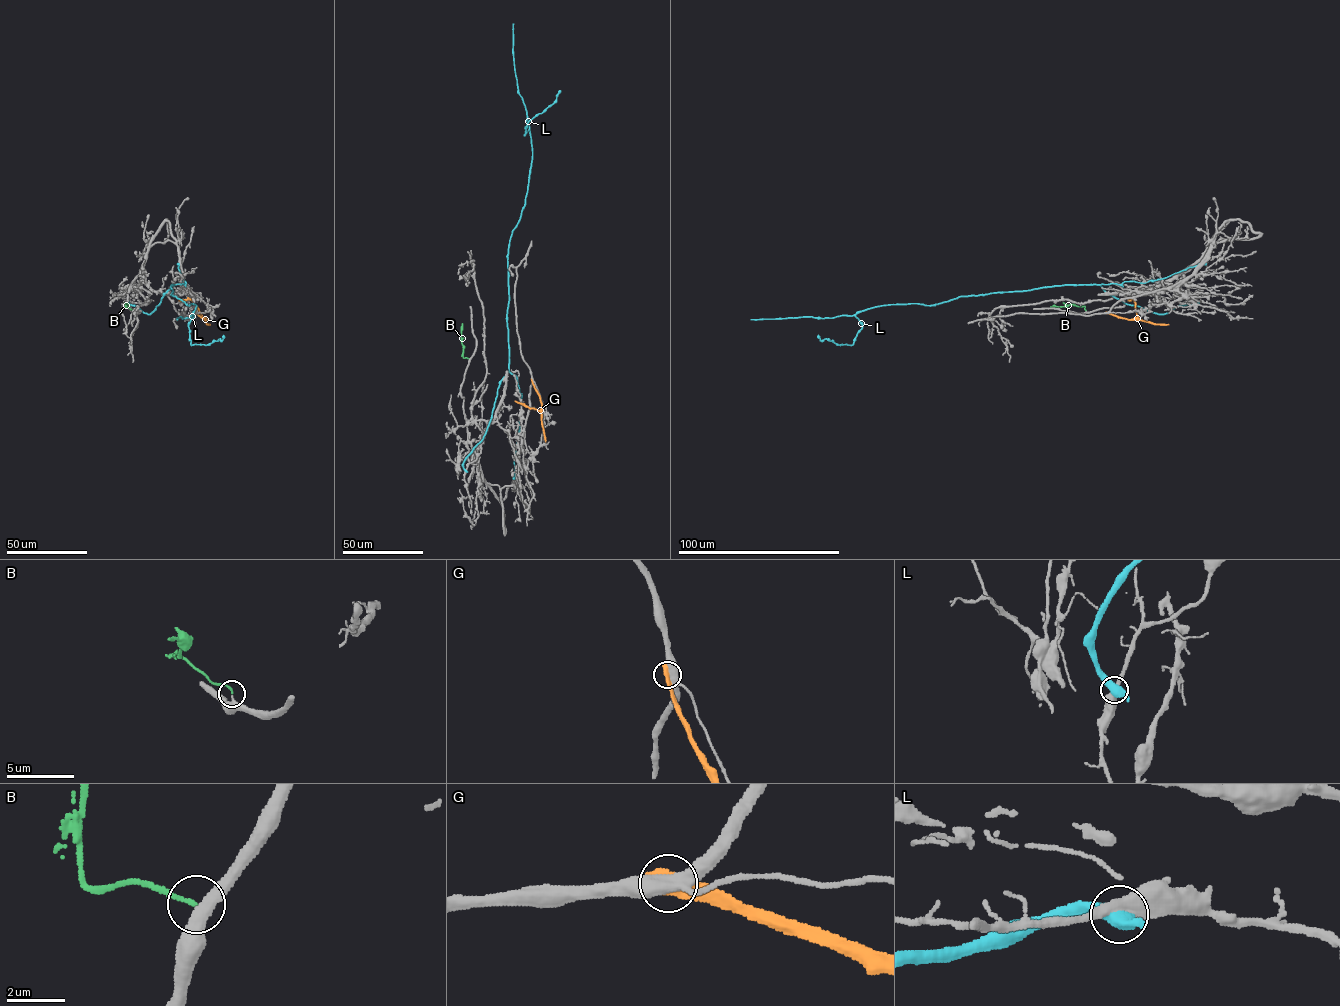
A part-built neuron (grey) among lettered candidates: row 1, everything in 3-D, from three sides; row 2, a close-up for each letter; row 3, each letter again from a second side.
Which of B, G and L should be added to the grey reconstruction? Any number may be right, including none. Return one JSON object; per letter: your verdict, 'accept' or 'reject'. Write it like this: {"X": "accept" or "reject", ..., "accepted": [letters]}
{"B": "accept", "G": "reject", "L": "reject", "accepted": ["B"]}

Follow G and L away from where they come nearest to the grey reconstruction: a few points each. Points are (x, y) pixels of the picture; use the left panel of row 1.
G: (195, 312), (205, 319), (191, 300), (179, 300)
L: (129, 302), (128, 304), (149, 314), (173, 284), (172, 295), (188, 305), (196, 305), (192, 316), (177, 319)

